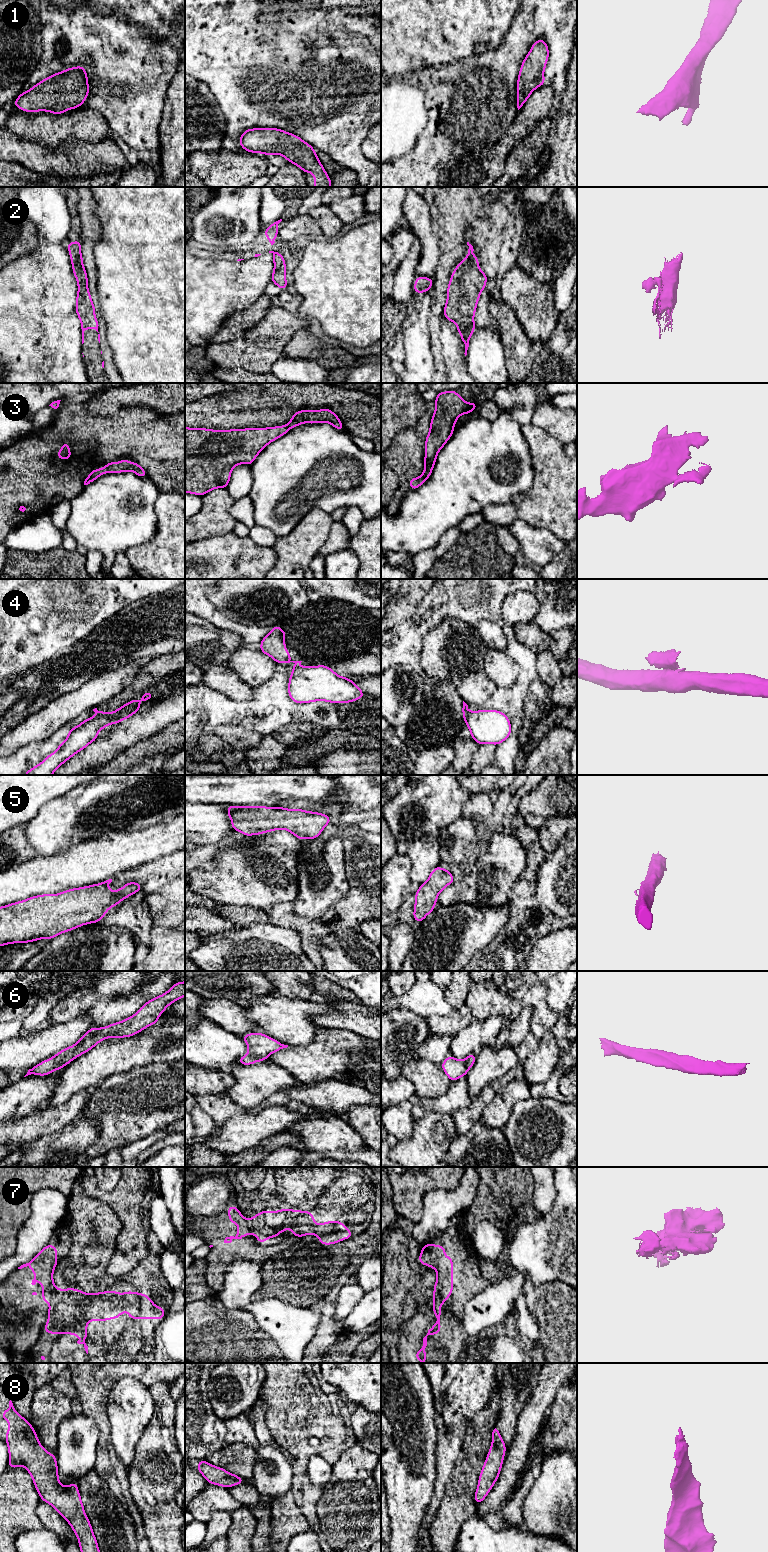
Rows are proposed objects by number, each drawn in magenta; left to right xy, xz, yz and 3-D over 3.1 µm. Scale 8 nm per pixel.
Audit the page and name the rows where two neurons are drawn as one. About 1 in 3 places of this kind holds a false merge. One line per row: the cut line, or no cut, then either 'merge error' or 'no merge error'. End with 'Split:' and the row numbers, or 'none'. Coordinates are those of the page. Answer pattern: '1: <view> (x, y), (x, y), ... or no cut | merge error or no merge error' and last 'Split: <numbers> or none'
1: no cut | no merge error
2: no cut | no merge error
3: yz (423, 472), (426, 478) | merge error
4: yz (470, 712), (466, 716) | merge error
5: no cut | no merge error
6: no cut | no merge error
7: xy (55, 1288), (50, 1303) | merge error
8: no cut | no merge error
Split: 3, 4, 7

